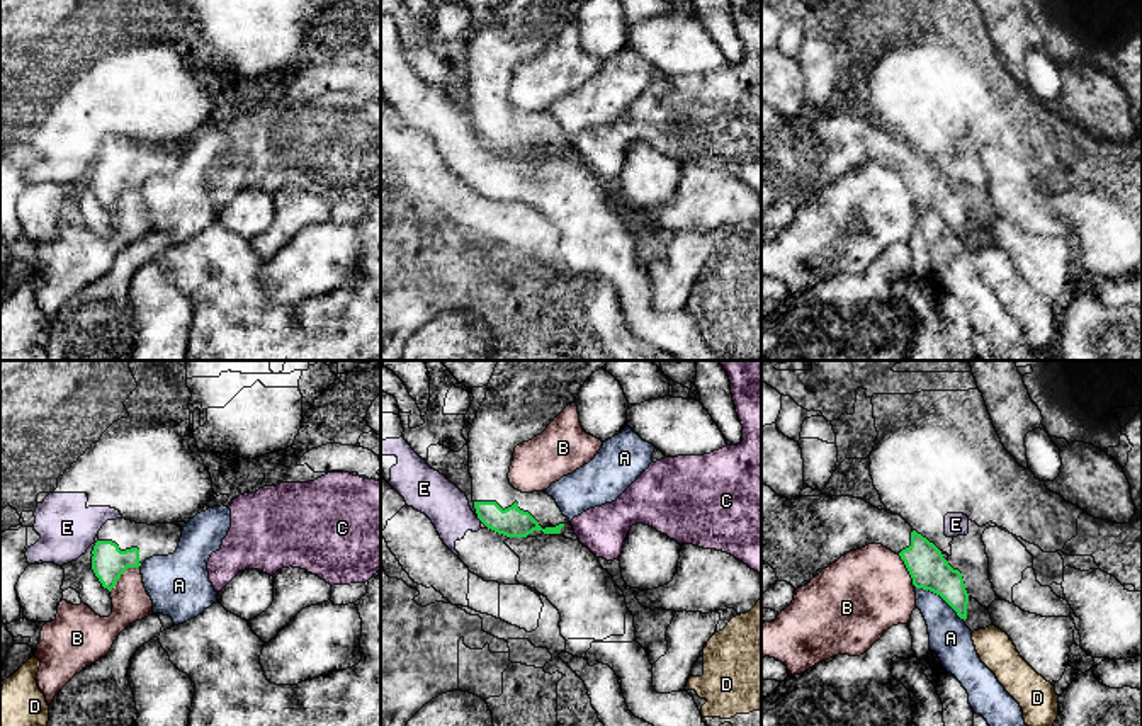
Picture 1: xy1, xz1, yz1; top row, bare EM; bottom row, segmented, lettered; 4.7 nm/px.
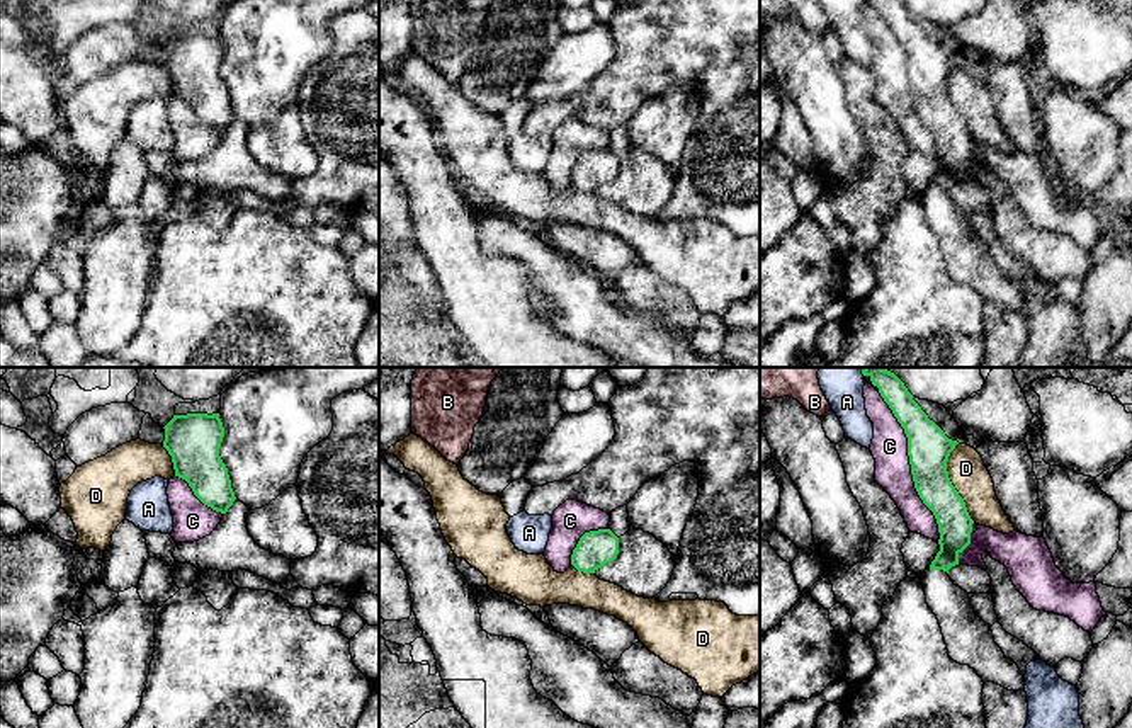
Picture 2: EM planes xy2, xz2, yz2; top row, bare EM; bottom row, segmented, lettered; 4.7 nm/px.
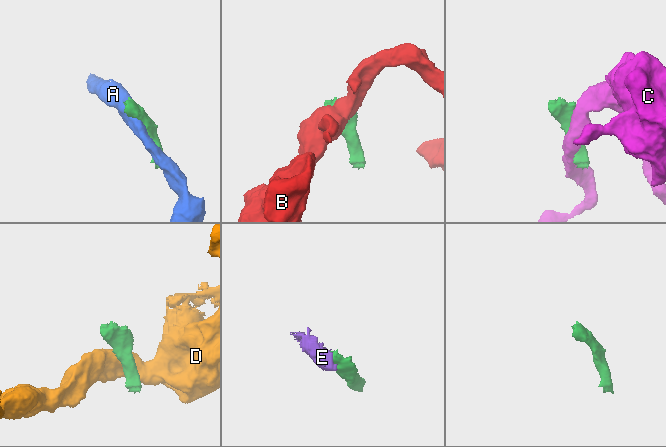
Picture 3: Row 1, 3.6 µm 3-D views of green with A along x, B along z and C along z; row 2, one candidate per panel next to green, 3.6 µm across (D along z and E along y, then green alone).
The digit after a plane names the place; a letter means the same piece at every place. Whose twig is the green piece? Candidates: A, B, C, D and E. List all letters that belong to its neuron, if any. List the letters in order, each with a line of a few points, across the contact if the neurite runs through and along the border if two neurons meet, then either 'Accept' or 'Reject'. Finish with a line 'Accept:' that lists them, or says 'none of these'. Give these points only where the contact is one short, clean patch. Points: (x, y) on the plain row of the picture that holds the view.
A: Reject
B: Line: xy1 (140, 184), (130, 186), (109, 209). Reject
C: Reject
D: Line: yz2 (957, 62), (947, 80), (947, 96), (974, 140). Reject
E: Line: xz1 (476, 136), (481, 140). Reject
Accept: none of these

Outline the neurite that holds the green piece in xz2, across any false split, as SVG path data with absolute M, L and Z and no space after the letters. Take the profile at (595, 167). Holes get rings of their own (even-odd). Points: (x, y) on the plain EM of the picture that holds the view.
M610 148L585 151L571 173L571 184L583 192L595 192L619 173L619 156Z

